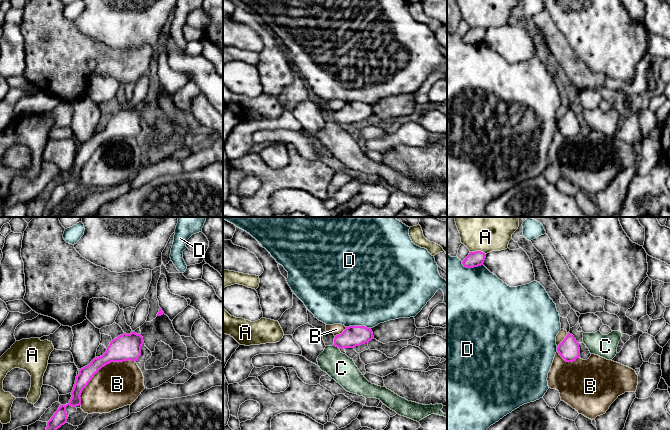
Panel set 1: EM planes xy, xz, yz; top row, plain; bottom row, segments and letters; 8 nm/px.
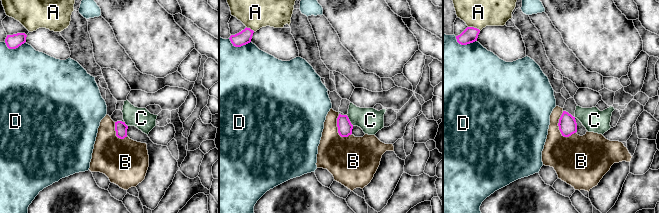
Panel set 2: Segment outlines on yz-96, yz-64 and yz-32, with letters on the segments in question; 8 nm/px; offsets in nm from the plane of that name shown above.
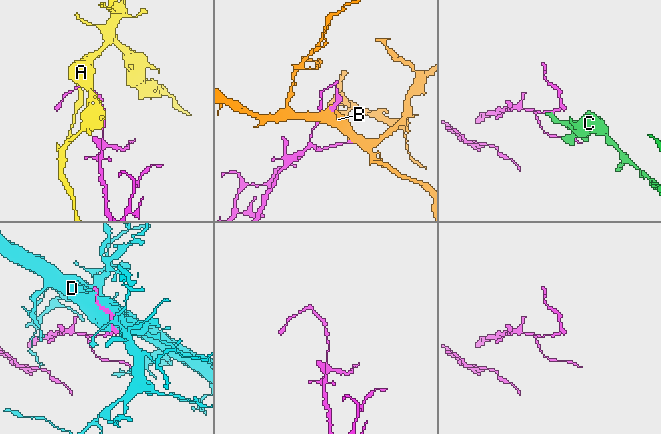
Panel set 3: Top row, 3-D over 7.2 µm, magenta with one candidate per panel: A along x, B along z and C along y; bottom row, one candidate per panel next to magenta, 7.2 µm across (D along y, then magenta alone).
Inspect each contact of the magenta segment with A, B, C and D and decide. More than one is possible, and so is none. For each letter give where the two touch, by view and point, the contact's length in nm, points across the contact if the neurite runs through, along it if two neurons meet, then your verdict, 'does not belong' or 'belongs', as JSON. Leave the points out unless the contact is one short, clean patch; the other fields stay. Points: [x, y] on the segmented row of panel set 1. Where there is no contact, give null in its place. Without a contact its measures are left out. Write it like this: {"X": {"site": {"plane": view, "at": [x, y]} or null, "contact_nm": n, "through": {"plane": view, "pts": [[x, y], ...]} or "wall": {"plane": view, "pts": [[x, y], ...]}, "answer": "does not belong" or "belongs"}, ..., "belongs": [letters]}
{"A": {"site": {"plane": "yz", "at": [478, 251]}, "contact_nm": 130, "answer": "does not belong"}, "B": {"site": {"plane": "xy", "at": [100, 368]}, "contact_nm": 550, "answer": "does not belong"}, "C": {"site": {"plane": "xz", "at": [336, 346]}, "contact_nm": 70, "wall": {"plane": "xz", "pts": [[333, 344], [339, 349]]}, "answer": "does not belong"}, "D": {"site": {"plane": "xz", "at": [358, 326]}, "contact_nm": 200, "answer": "does not belong"}, "belongs": []}

